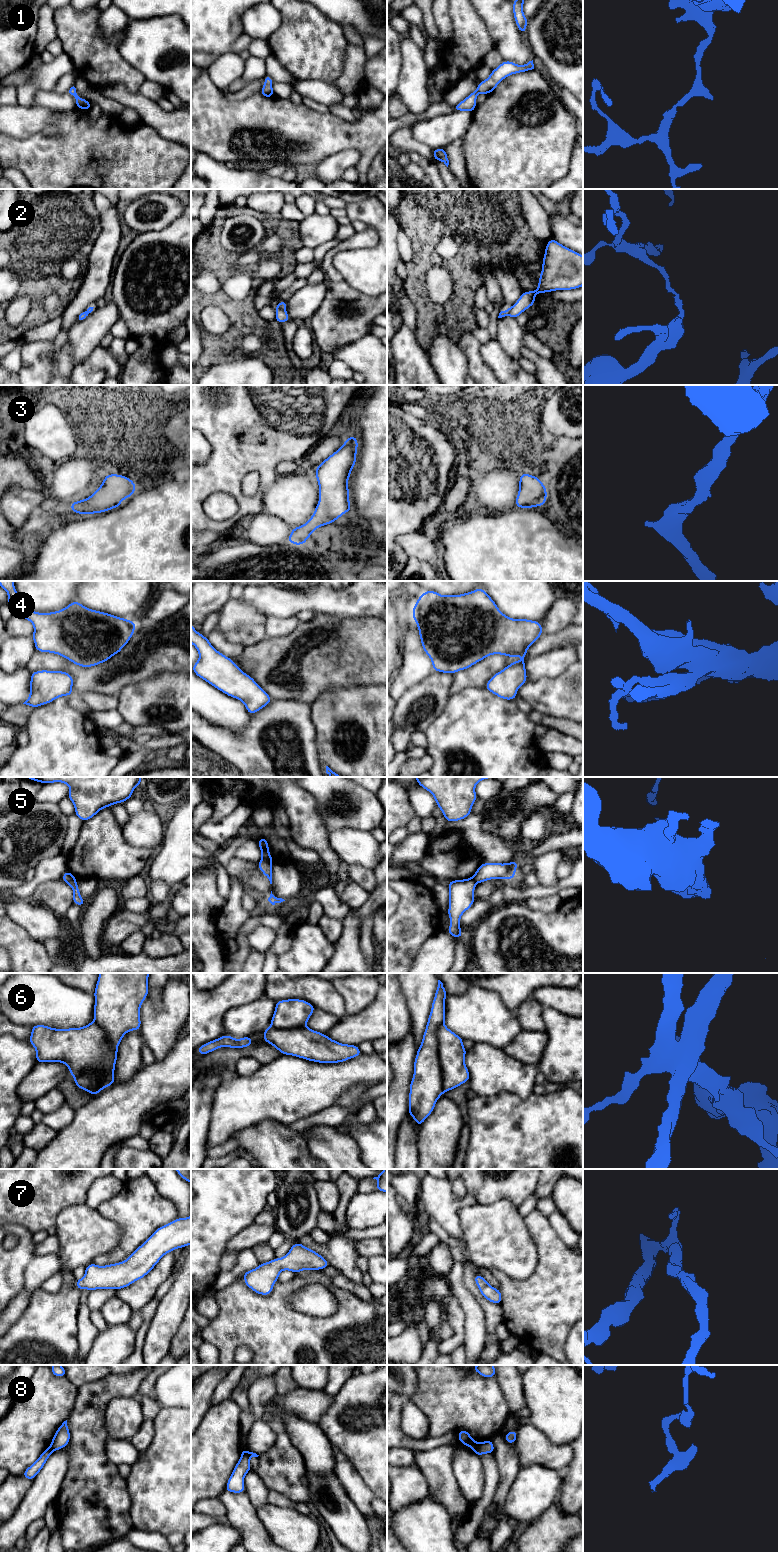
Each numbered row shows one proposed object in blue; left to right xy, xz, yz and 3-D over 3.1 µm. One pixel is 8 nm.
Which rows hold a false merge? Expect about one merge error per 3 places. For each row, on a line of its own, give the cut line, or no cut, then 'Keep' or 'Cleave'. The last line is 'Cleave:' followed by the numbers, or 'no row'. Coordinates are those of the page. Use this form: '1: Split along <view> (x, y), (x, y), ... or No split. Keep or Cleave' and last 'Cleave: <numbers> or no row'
1: No split. Keep
2: Split along xz (277, 305), (284, 311). Cleave
3: No split. Keep
4: No split. Keep
5: Split along xz (262, 859), (271, 863). Cleave
6: Split along yz (443, 1022), (437, 1029), (437, 1055), (444, 1091). Cleave
7: No split. Keep
8: Split along yz (480, 1443), (474, 1450). Cleave
Cleave: 2, 5, 6, 8

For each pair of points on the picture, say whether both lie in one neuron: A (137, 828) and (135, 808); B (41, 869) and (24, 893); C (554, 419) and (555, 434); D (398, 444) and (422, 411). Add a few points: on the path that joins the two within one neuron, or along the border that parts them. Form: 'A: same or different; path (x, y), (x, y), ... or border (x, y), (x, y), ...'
A: different; border (144, 809), (131, 816)
B: same; path (41, 875), (29, 887)
C: same; path (555, 423), (555, 430)
D: different; border (400, 407), (419, 418), (429, 420)

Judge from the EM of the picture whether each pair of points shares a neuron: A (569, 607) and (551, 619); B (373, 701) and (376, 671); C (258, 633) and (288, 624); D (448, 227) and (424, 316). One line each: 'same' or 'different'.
A: same
B: different
C: different
D: same

